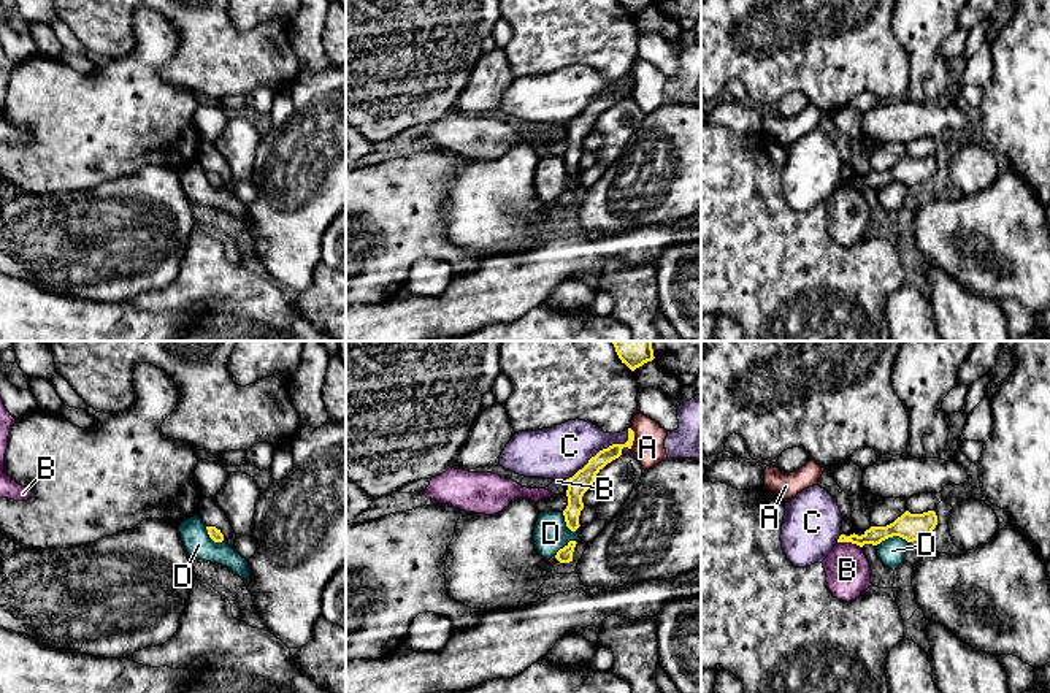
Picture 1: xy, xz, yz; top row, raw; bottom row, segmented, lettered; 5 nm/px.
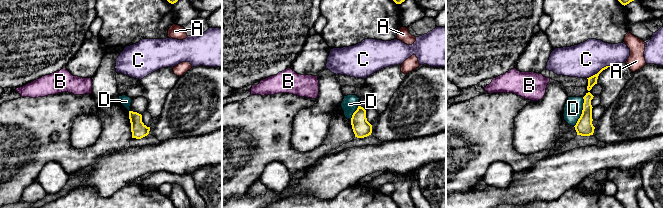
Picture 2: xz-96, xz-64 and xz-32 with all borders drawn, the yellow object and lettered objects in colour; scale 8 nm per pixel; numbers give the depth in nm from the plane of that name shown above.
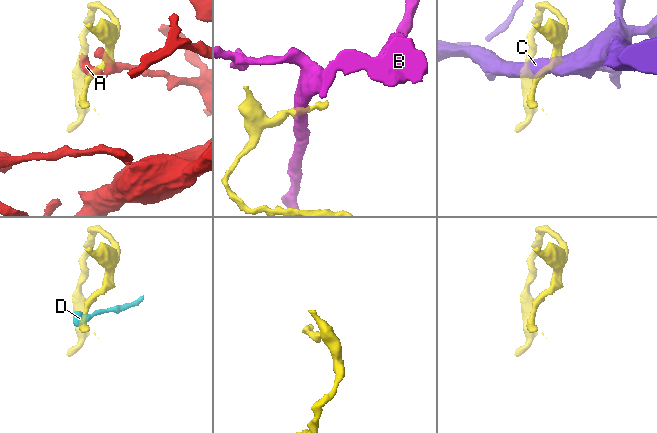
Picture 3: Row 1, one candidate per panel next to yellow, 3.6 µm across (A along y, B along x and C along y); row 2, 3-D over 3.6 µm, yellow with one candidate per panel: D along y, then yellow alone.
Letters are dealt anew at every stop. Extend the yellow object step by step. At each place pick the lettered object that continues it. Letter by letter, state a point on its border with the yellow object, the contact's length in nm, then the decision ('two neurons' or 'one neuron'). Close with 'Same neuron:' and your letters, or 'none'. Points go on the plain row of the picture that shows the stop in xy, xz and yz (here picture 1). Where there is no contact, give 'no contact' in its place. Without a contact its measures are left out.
A: xz (633, 83) | 120 nm | two neurons
B: yz (850, 186) | 130 nm | two neurons
C: xz (600, 95) | 420 nm | two neurons
D: yz (892, 181) | 170 nm | two neurons
Same neuron: none

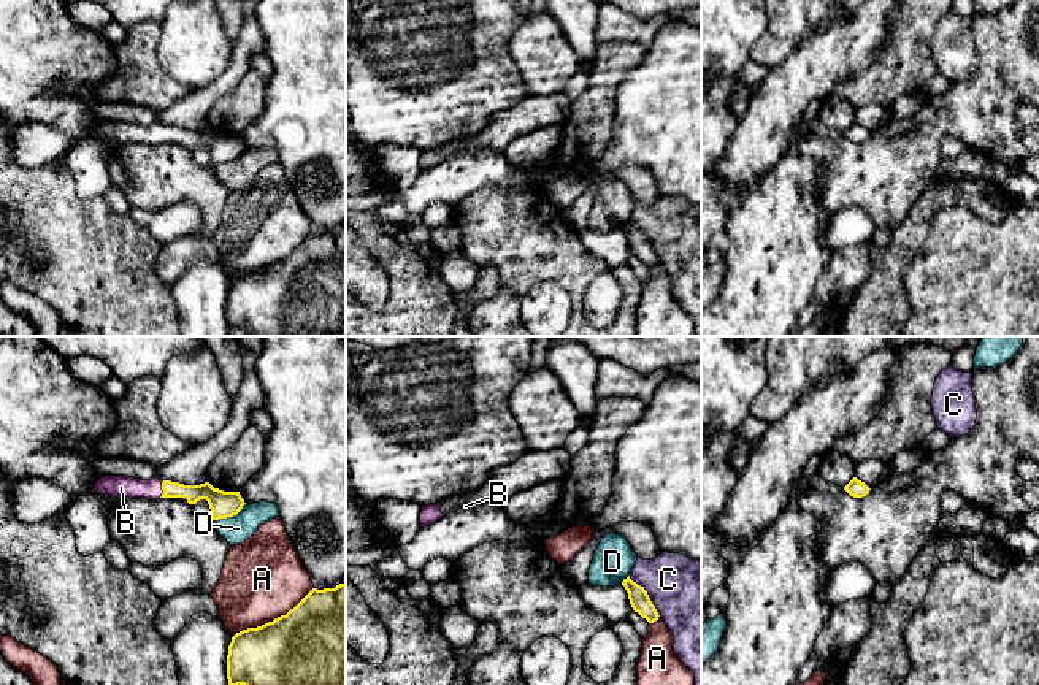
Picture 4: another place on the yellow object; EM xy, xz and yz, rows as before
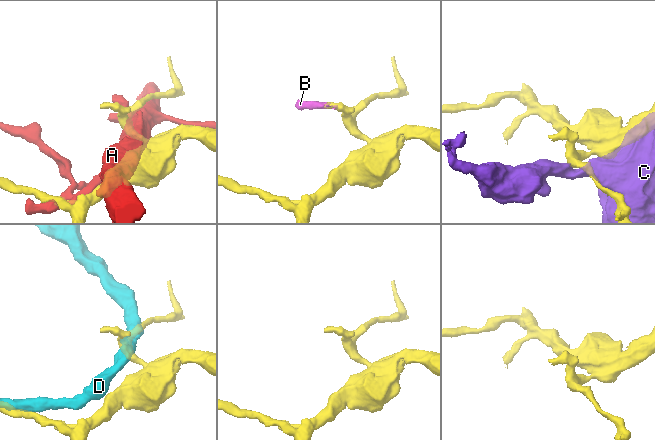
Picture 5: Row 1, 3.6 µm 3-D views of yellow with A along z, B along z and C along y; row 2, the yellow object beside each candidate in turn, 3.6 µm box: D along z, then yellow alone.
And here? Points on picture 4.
A: xy (278, 262) | 440 nm | two neurons
B: xy (162, 133) | 90 nm | one neuron
C: xz (647, 240) | 260 nm | two neurons
D: xy (230, 160) | 180 nm | two neurons
Same neuron: B

